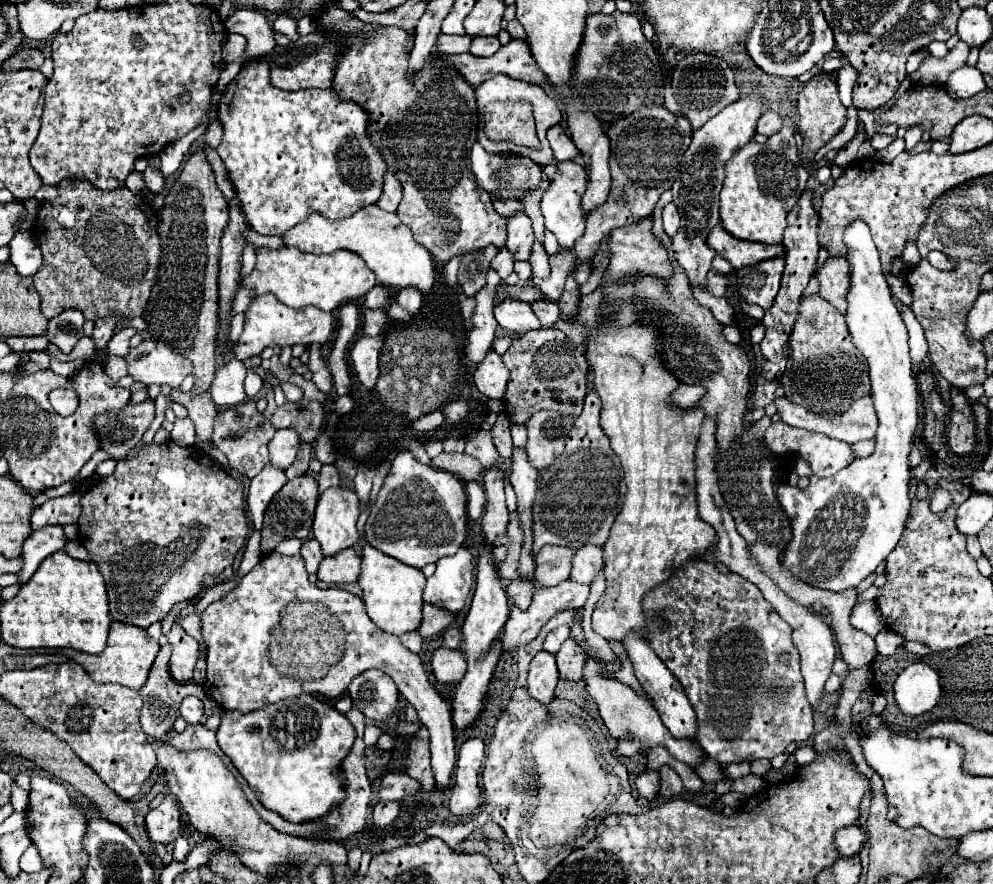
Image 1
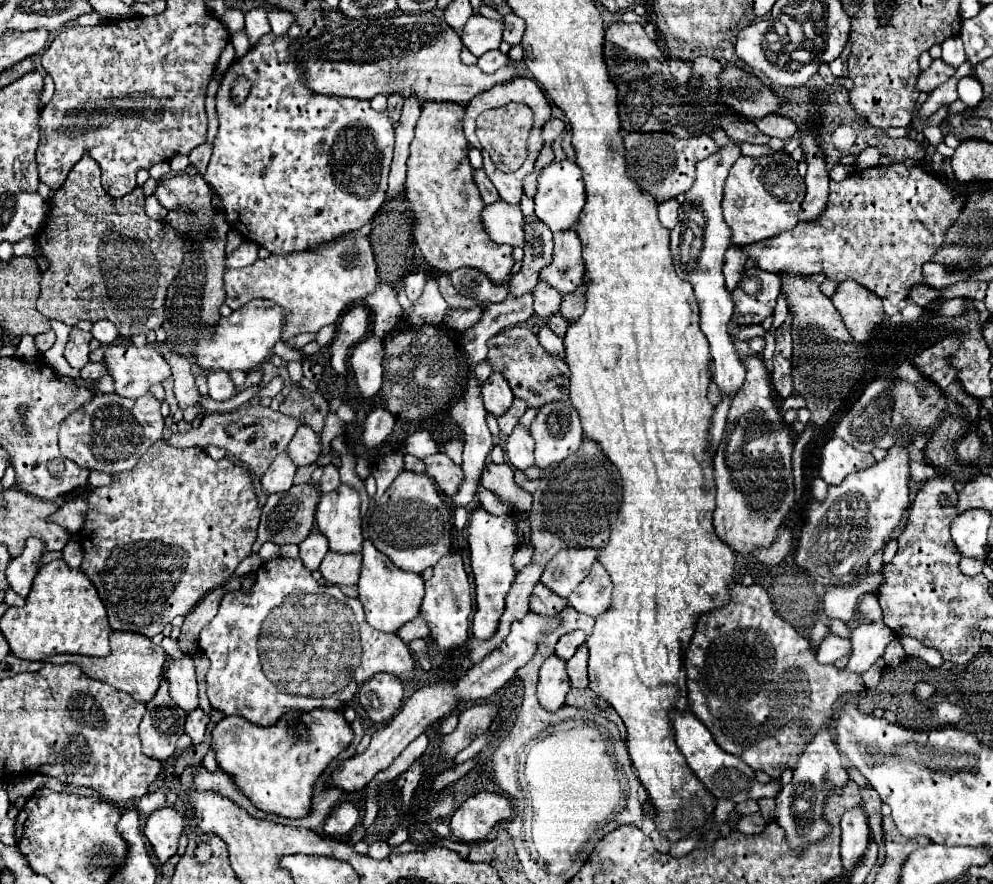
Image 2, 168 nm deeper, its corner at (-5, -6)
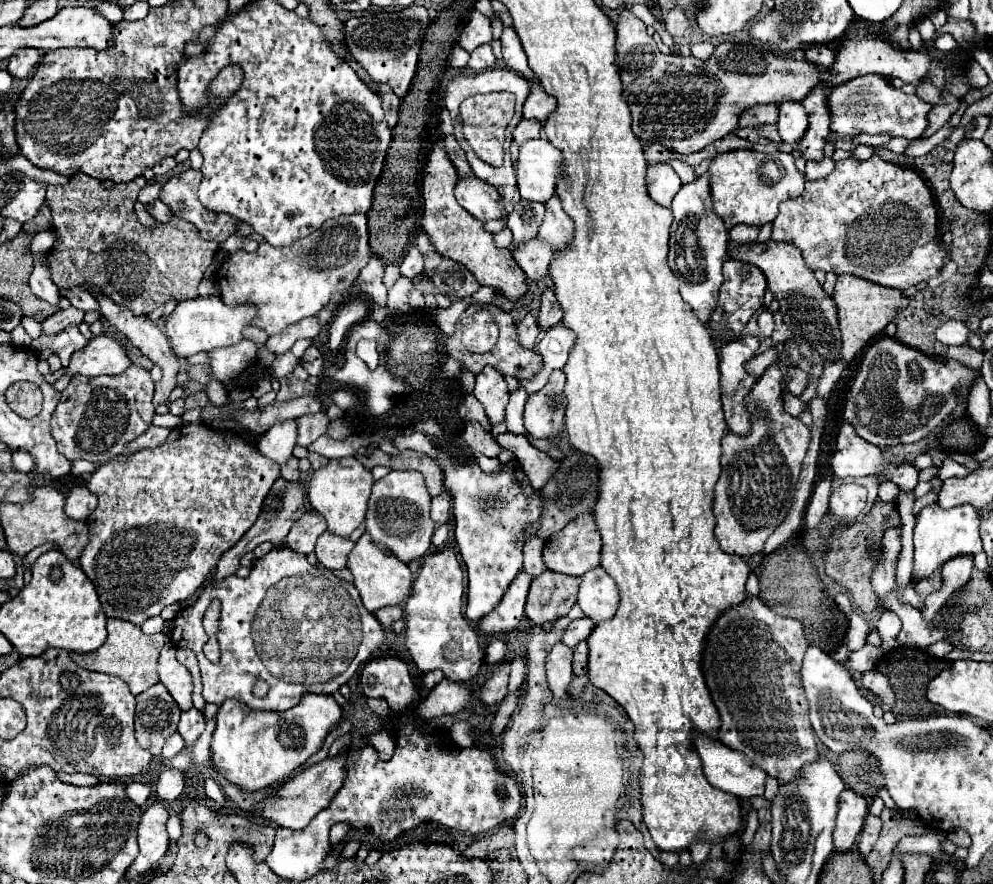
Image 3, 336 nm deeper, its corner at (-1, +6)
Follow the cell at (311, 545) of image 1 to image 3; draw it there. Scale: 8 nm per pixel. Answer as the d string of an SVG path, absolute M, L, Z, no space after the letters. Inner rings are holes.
M305 513L289 531L287 547L297 553L311 553L317 537L327 529L325 519L319 513Z

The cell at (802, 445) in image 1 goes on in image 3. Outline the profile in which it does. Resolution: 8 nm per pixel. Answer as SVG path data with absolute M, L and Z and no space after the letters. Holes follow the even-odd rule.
M843 423L839 435L837 435L837 451L831 459L831 469L835 477L863 477L863 475L875 475L875 477L883 477L893 481L895 485L899 485L901 491L913 491L913 487L917 485L917 475L919 471L915 467L911 467L905 461L893 461L893 459L885 459L881 449L867 443L865 439L859 439L857 431L849 425Z

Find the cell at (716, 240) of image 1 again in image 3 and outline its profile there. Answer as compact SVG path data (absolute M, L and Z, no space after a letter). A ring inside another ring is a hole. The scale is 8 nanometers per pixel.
M873 155L863 163L855 159L837 161L831 175L819 181L807 181L799 199L787 199L779 205L779 215L773 221L771 239L797 245L807 267L813 271L823 269L825 273L833 271L835 275L847 273L901 291L937 277L945 267L947 255L939 241L937 205L927 183L919 177L917 171L887 163L879 155Z

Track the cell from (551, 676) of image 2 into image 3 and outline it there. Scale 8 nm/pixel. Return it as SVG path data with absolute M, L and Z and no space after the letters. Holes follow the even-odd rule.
M557 643L547 657L547 681L551 693L557 699L567 693L567 687L573 679L571 661L573 661L573 649L563 643Z

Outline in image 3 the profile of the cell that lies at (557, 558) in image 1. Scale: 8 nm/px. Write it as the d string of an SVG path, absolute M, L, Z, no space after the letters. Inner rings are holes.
M583 513L583 515L575 517L571 523L567 523L567 527L563 527L555 535L551 535L545 543L543 559L551 571L563 573L563 575L581 577L587 571L595 569L601 563L601 535L599 535L599 529L593 521L593 515Z

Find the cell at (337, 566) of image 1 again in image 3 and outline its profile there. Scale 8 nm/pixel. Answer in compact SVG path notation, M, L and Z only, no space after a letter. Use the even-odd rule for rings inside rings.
M325 531L317 539L315 555L317 555L319 563L323 563L327 569L339 571L339 569L345 569L347 555L353 549L353 545L355 543L351 539L345 539L345 537L339 537L339 535L333 535L333 533Z

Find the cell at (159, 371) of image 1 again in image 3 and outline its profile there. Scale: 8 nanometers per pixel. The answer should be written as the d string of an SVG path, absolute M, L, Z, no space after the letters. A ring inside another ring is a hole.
M99 335L93 337L83 351L75 351L71 355L69 365L65 367L67 377L85 375L85 377L97 377L97 375L119 375L131 365L131 359L127 357L125 349L111 337Z

